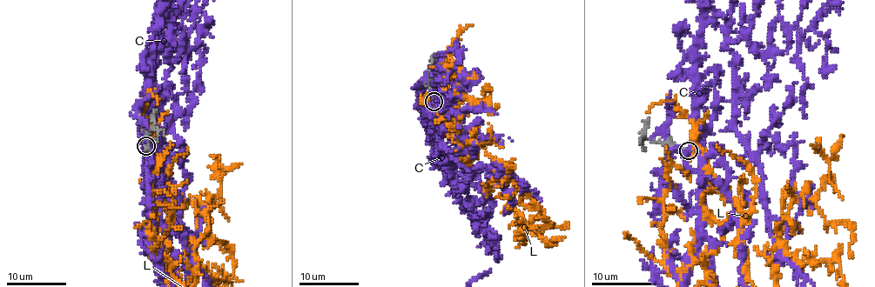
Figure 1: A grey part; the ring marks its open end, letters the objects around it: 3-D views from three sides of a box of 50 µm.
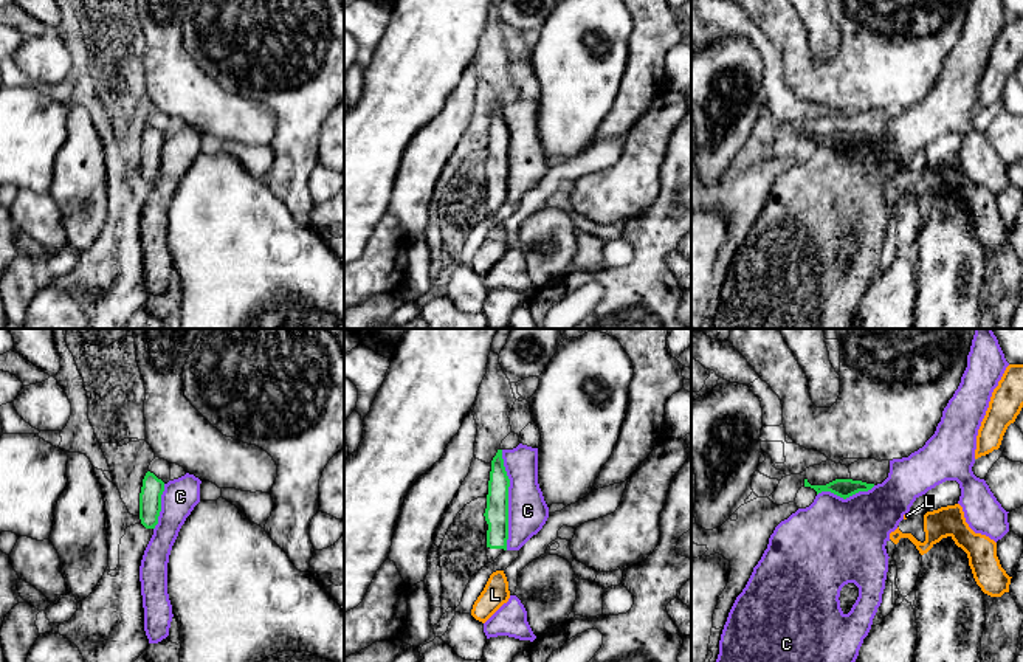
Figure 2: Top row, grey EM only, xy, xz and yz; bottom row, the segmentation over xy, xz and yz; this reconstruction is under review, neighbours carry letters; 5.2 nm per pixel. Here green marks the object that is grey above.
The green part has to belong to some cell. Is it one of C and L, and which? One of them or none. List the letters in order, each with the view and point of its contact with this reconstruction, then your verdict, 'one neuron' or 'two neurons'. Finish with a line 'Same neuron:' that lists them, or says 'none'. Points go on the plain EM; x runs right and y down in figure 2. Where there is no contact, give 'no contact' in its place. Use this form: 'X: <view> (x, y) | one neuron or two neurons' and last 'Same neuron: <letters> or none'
C: xz (507, 152) | two neurons
L: no contact | one neuron
Same neuron: L

